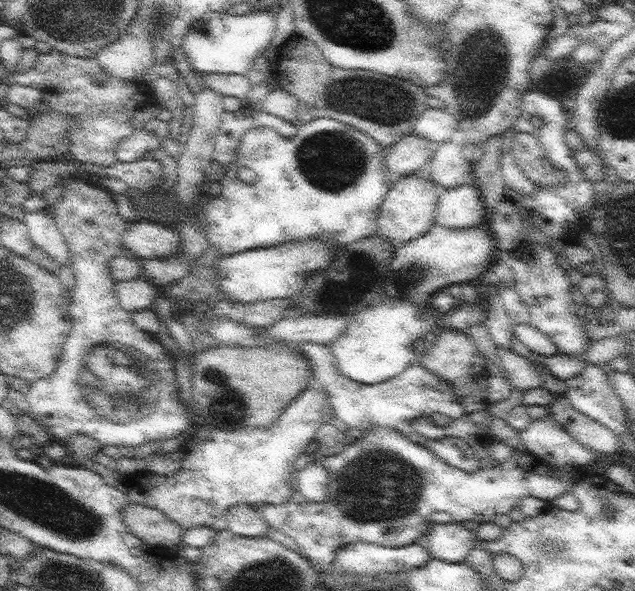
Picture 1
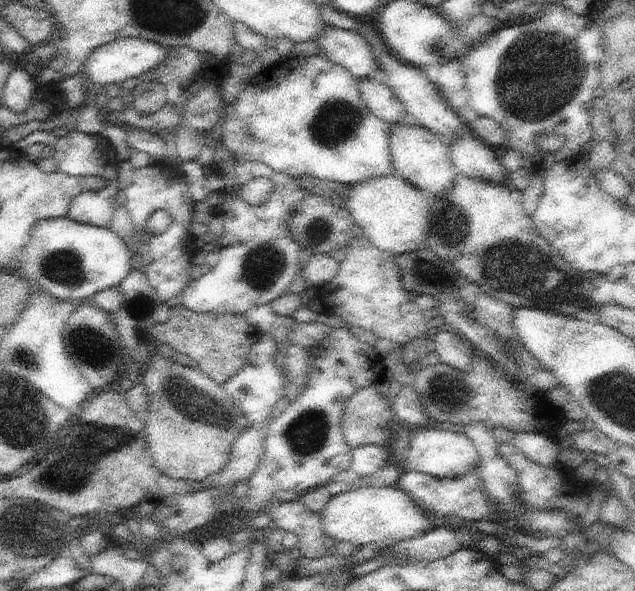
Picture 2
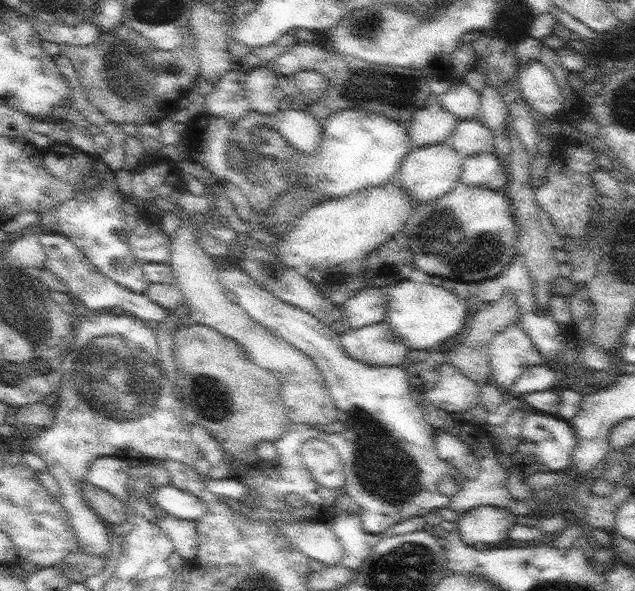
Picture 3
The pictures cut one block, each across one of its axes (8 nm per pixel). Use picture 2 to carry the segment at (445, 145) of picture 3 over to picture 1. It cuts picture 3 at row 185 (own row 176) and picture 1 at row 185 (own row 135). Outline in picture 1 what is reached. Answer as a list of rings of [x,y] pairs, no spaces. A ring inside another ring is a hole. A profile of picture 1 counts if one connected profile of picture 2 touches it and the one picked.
[[[409,174],[401,180],[393,180],[383,204],[377,210],[377,236],[385,238],[387,246],[395,252],[397,248],[403,248],[411,240],[419,240],[419,236],[425,236],[431,226],[435,226],[435,210],[437,210],[437,198],[435,188],[431,180],[423,174]]]

